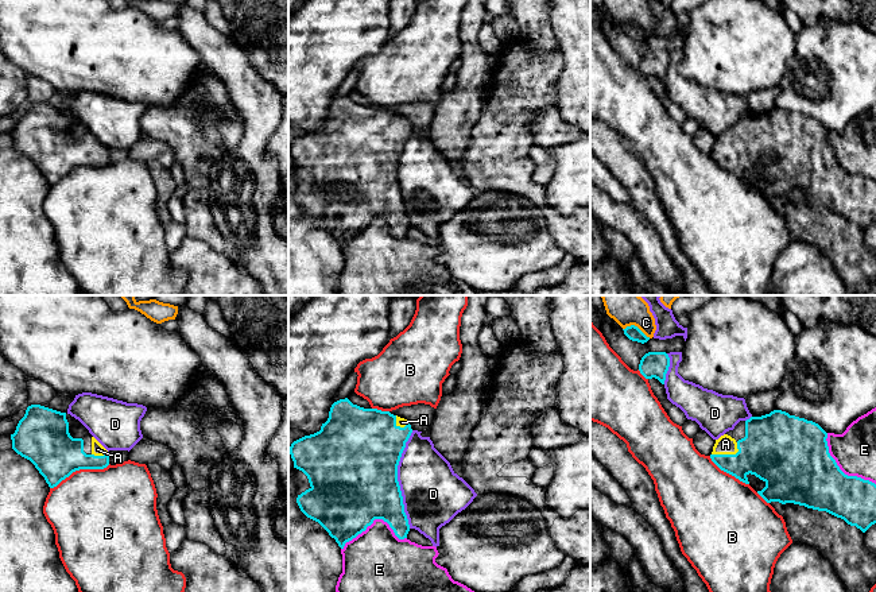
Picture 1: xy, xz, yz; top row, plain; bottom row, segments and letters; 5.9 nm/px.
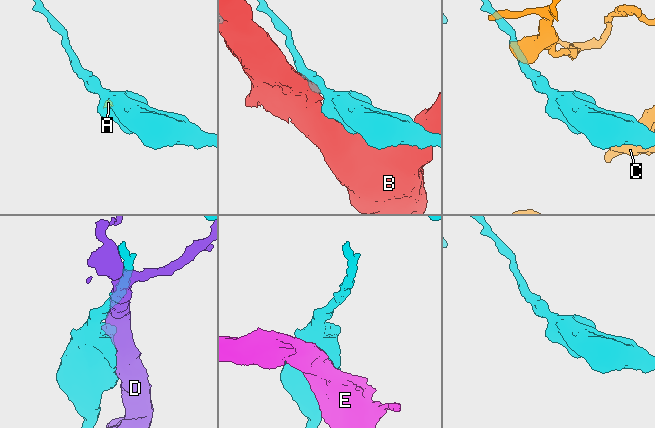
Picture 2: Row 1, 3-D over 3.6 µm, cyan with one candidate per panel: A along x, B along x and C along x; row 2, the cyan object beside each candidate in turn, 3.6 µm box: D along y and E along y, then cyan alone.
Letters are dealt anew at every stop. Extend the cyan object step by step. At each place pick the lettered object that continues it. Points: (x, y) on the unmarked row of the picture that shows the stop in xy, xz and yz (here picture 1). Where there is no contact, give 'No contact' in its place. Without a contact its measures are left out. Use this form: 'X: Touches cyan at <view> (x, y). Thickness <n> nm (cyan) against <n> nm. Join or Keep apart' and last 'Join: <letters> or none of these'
A: Touches cyan at yz (728, 153). Thickness 340 nm (cyan) against 110 nm. Join
B: Touches cyan at xy (80, 166). Thickness 300 nm (cyan) against 480 nm. Keep apart
C: Touches cyan at yz (636, 24). Thickness 90 nm (cyan) against 140 nm. Keep apart
D: Touches cyan at xz (396, 177). Thickness 500 nm (cyan) against 360 nm. Keep apart
E: Touches cyan at xz (373, 217). Thickness 500 nm (cyan) against 380 nm. Keep apart
Join: A

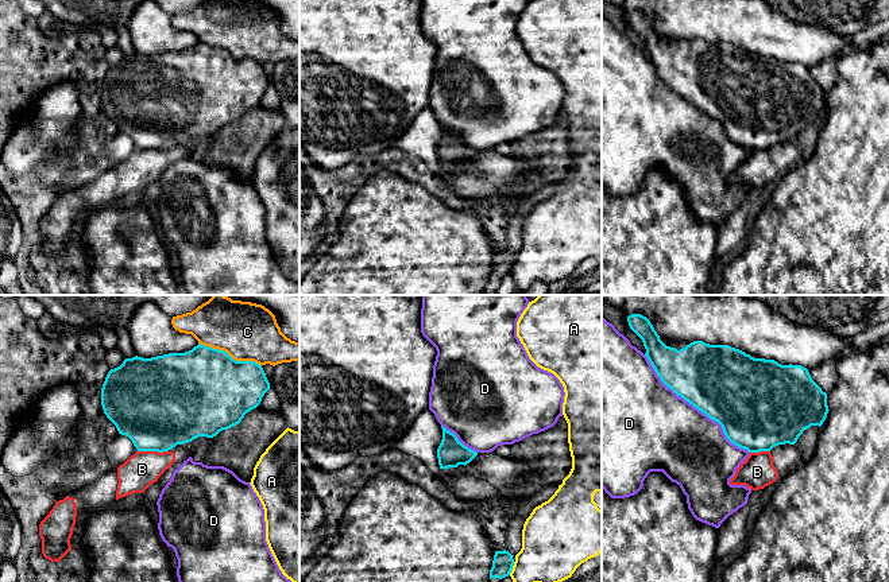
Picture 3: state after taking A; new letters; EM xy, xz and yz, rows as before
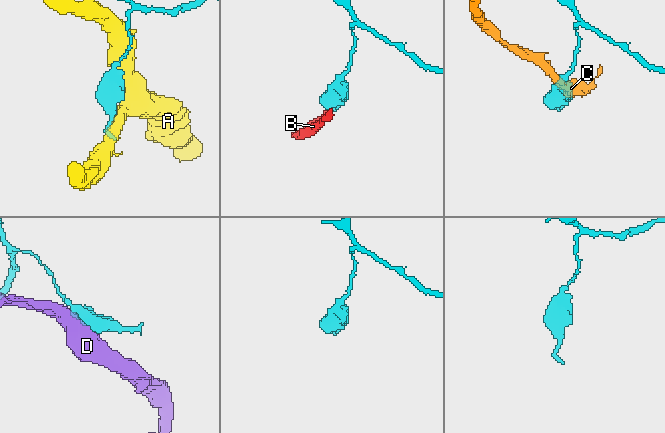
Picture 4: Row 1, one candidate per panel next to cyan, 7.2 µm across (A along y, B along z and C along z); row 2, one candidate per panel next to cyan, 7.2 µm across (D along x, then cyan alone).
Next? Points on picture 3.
A: Touches cyan at xz (511, 267). Thickness 130 nm (cyan) against 340 nm. Keep apart
B: Touches cyan at xy (153, 148). Thickness 480 nm (cyan) against 200 nm. Keep apart
C: Touches cyan at xy (228, 53). Thickness 500 nm (cyan) against 360 nm. Keep apart
D: Touches cyan at yz (695, 105). Thickness 440 nm (cyan) against 460 nm. Keep apart
Join: none of these

